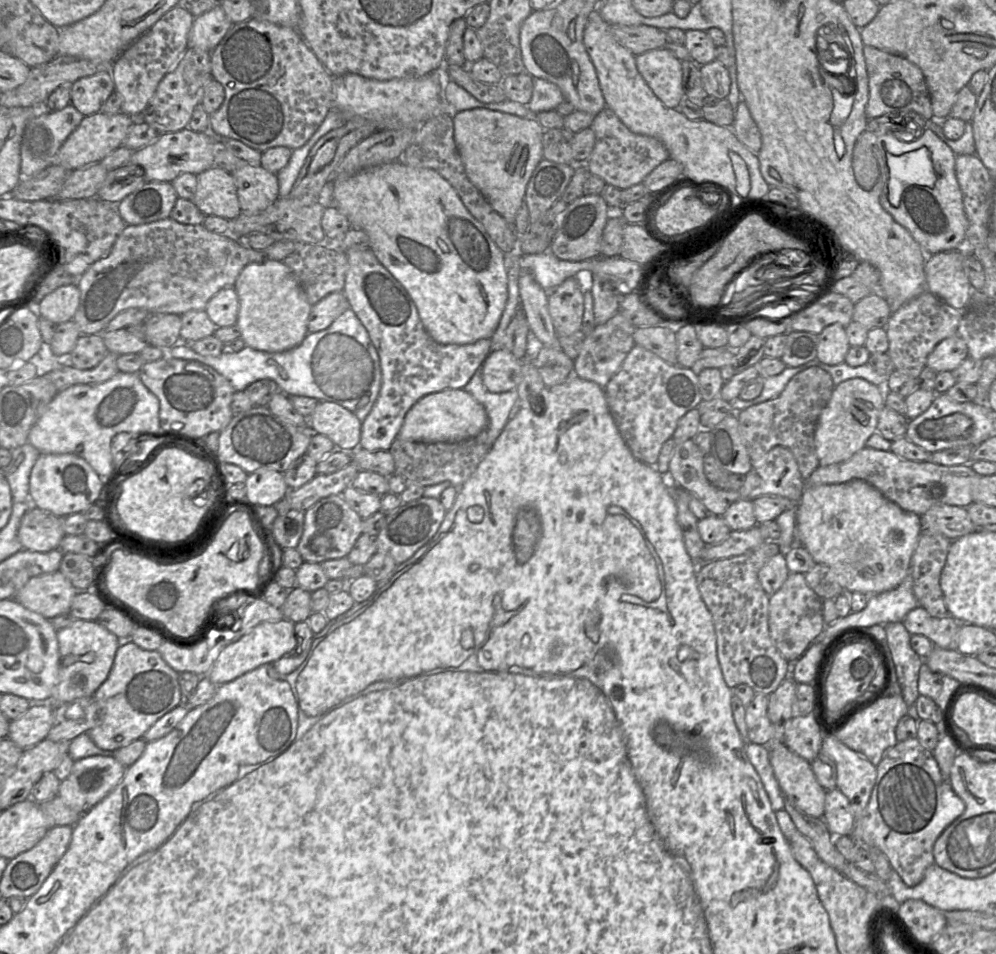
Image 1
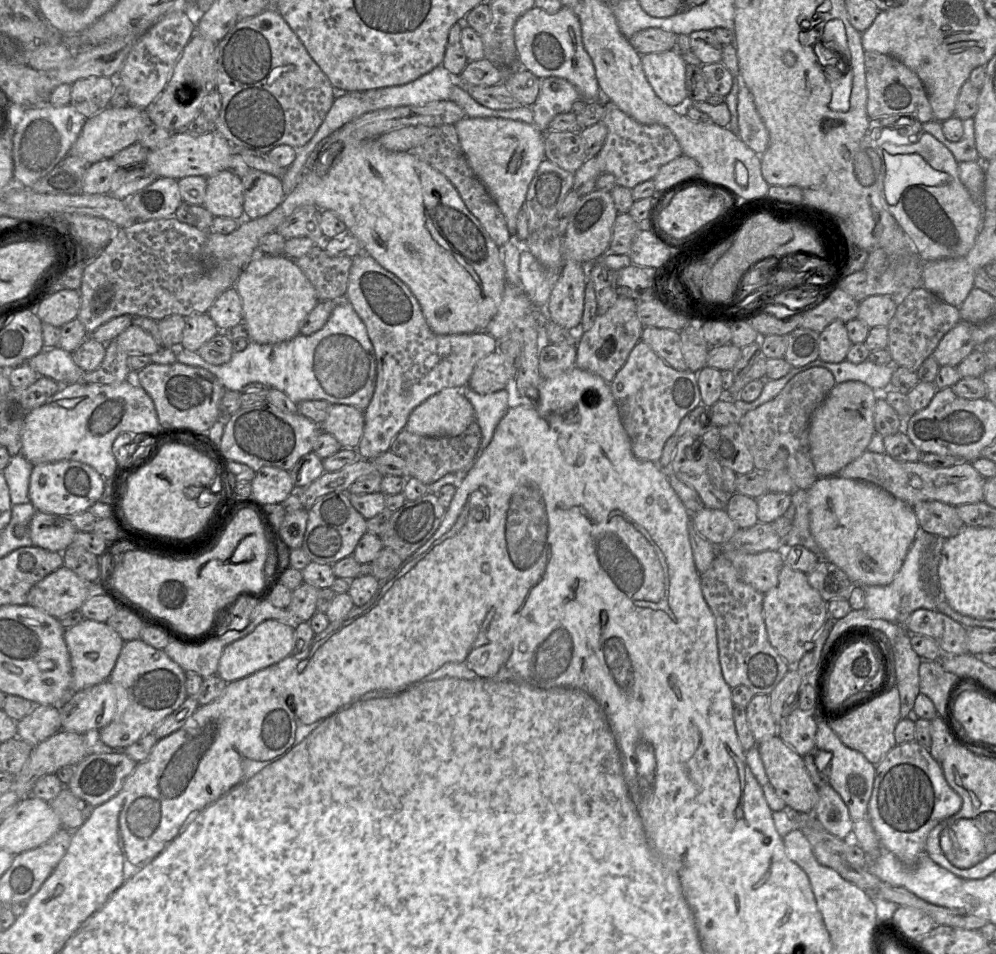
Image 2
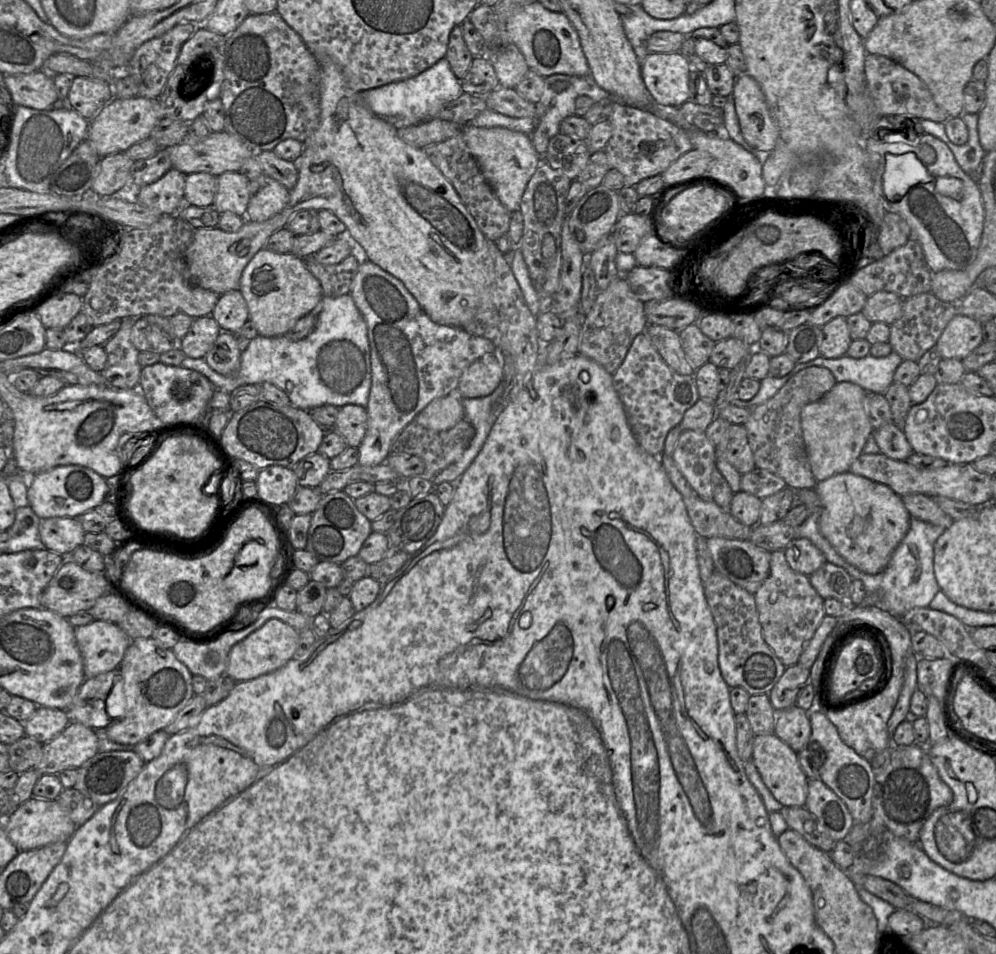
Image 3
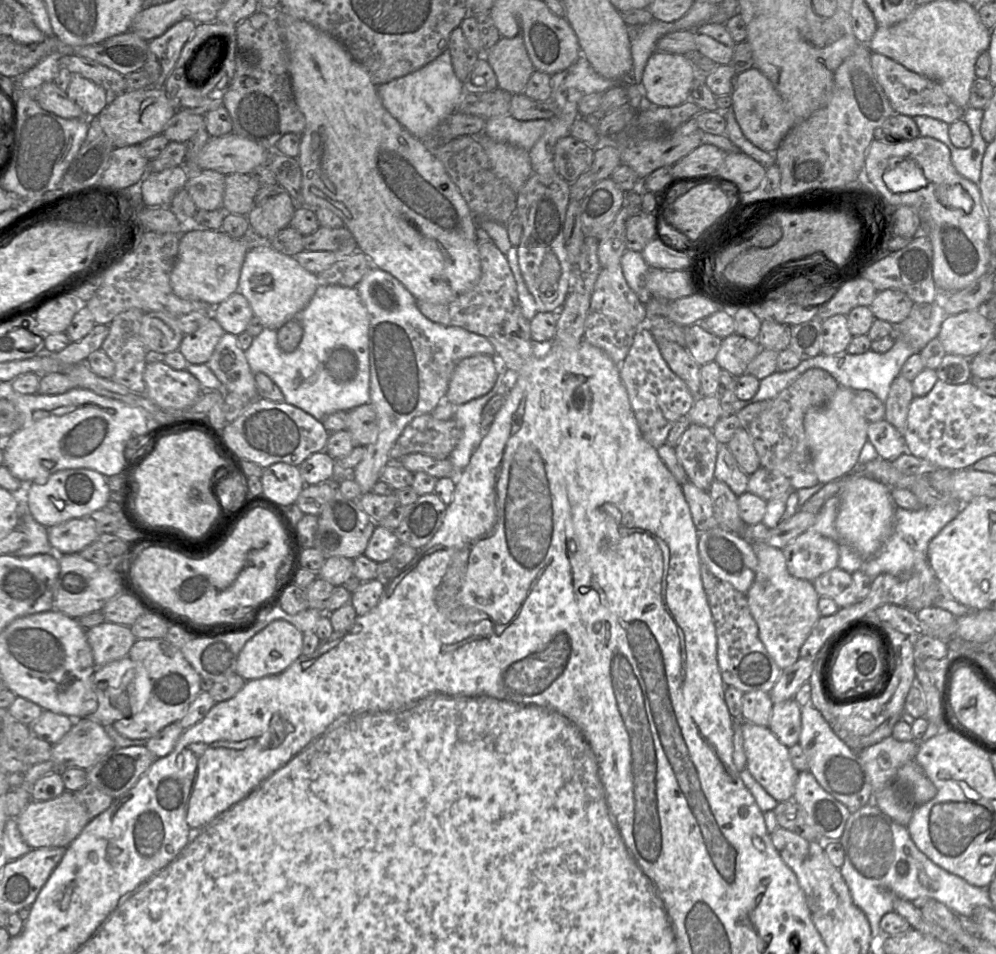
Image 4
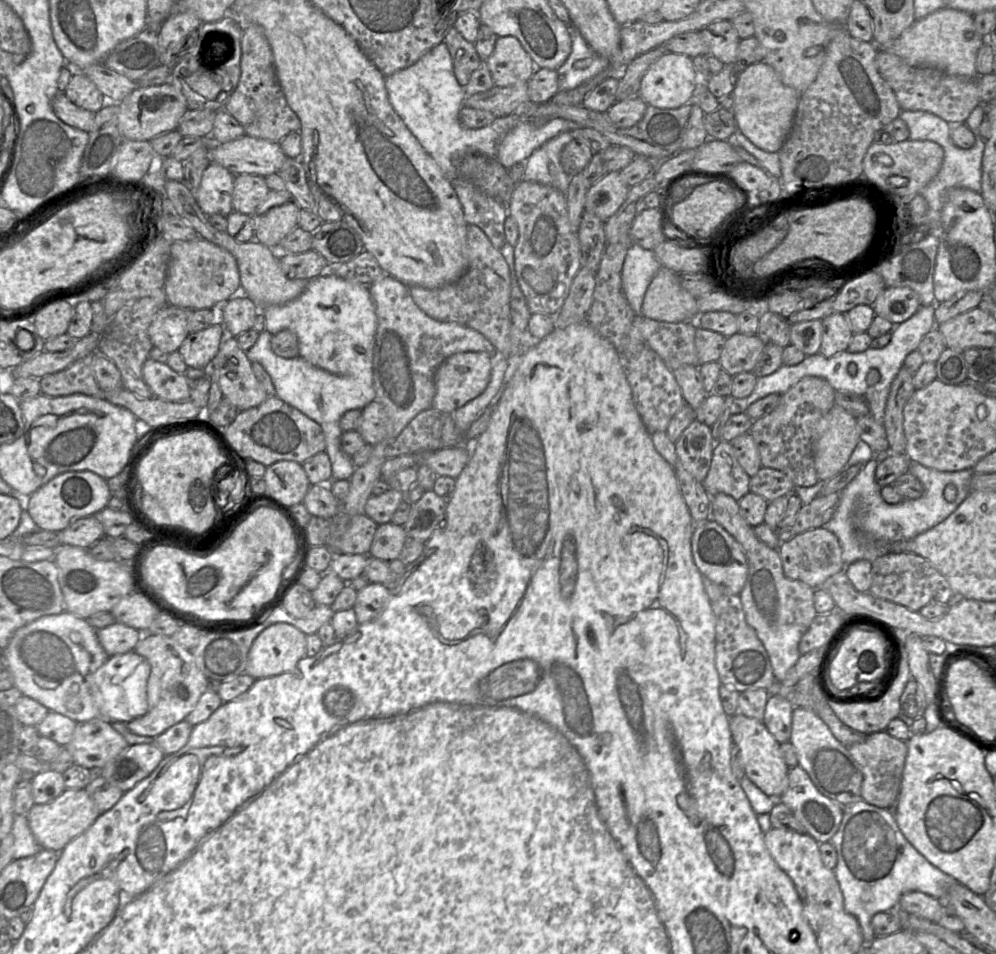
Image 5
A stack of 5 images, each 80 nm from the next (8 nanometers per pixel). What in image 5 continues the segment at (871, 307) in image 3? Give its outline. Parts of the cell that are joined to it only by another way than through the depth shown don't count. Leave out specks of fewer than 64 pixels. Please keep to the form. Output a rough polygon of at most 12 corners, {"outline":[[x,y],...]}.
{"outline":[[886,287],[875,315],[898,325],[921,307],[909,287]]}

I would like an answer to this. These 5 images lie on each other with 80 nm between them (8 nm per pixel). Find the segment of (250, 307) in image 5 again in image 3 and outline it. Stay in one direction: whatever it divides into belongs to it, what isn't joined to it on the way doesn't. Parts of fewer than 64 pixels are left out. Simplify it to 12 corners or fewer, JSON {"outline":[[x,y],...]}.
{"outline":[[239,289],[220,295],[211,316],[237,333],[249,319]]}

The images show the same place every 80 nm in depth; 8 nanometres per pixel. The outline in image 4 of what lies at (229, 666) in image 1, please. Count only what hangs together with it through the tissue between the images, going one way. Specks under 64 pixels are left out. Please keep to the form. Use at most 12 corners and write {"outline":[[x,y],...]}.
{"outline":[[274,620],[245,643],[236,673],[279,674],[302,655],[303,632]]}

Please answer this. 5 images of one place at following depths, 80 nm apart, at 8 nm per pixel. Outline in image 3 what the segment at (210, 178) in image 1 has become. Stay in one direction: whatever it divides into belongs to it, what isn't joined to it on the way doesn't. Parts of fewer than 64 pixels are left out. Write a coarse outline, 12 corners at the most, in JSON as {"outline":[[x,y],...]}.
{"outline":[[239,172],[217,176],[213,207],[246,218],[250,180]]}

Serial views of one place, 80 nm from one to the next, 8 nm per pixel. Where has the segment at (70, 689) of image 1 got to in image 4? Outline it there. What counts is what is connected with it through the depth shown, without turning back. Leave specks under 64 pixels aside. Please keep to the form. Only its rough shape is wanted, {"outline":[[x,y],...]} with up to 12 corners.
{"outline":[[103,622],[86,630],[96,667],[128,656],[129,626]]}

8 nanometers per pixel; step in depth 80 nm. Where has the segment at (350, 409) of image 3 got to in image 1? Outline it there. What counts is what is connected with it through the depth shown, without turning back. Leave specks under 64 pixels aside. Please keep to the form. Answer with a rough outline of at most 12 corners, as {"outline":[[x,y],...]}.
{"outline":[[319,401],[308,426],[337,449],[359,447],[362,422]]}

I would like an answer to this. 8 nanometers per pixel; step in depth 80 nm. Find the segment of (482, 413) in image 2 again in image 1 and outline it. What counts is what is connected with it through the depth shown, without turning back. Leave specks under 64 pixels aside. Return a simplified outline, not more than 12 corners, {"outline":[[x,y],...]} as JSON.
{"outline":[[480,368],[463,390],[485,408],[494,443],[518,401],[516,390],[488,392]]}

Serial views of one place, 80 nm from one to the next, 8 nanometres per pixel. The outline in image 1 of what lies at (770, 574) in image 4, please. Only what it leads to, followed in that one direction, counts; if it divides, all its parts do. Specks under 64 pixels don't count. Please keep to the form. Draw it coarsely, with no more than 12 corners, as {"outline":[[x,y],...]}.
{"outline":[[790,572],[769,596],[773,644],[797,661],[825,629],[823,599]]}

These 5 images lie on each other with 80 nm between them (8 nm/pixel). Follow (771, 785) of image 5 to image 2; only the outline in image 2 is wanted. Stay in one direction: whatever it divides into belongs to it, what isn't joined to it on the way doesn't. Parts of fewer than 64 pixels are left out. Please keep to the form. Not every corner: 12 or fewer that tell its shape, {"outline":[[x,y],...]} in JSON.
{"outline":[[778,735],[757,743],[790,812],[813,813],[818,787]]}

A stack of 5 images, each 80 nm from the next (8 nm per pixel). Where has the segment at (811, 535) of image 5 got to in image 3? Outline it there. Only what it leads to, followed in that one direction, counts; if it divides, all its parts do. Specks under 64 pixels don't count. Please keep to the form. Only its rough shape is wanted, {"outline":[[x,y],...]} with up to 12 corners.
{"outline":[[807,538],[783,552],[791,569],[806,576],[827,562]]}

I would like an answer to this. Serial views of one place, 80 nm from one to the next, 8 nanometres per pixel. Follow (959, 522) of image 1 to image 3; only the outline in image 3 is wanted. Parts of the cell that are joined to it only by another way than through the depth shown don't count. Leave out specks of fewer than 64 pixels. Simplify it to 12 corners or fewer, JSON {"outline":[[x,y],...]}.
{"outline":[[927,495],[901,497],[912,518],[945,528],[954,521]]}

